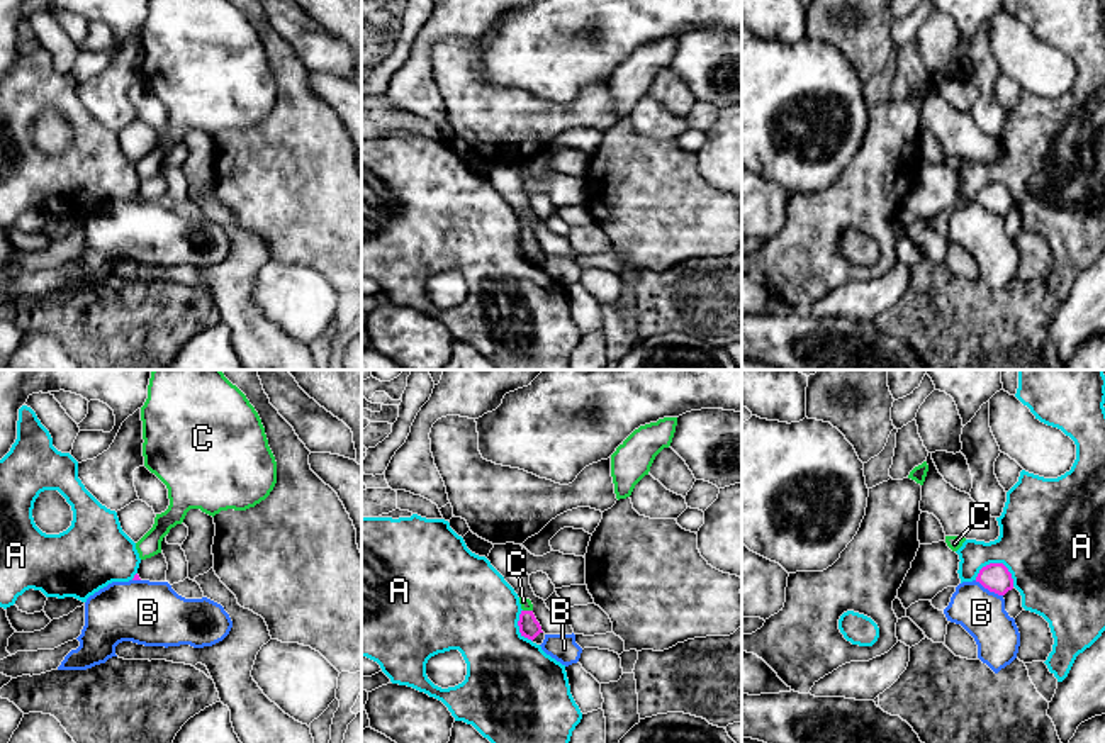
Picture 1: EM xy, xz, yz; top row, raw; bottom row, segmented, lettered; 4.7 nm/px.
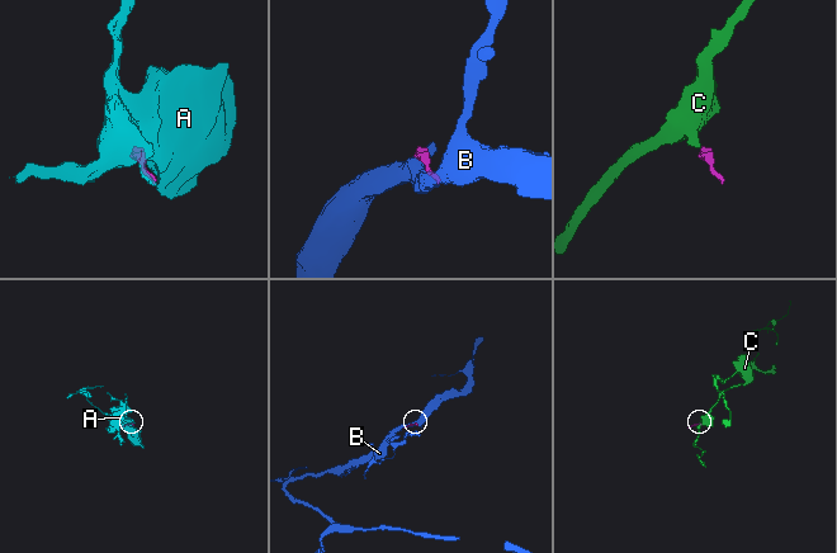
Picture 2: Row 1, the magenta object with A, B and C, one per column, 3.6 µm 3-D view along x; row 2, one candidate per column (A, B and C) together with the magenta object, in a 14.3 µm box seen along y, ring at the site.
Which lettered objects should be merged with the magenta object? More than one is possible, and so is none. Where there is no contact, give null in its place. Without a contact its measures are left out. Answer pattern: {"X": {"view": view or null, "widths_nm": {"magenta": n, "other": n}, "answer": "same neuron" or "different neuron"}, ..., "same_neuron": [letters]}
{"A": {"view": "yz", "widths_nm": {"magenta": 140, "other": 440}, "answer": "different neuron"}, "B": {"view": "yz", "widths_nm": {"magenta": 140, "other": 220}, "answer": "different neuron"}, "C": {"view": "xz", "widths_nm": {"magenta": 100, "other": 50}, "answer": "same neuron"}, "same_neuron": ["C"]}

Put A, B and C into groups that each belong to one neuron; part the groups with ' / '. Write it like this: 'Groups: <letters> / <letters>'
Groups: A / B / C

